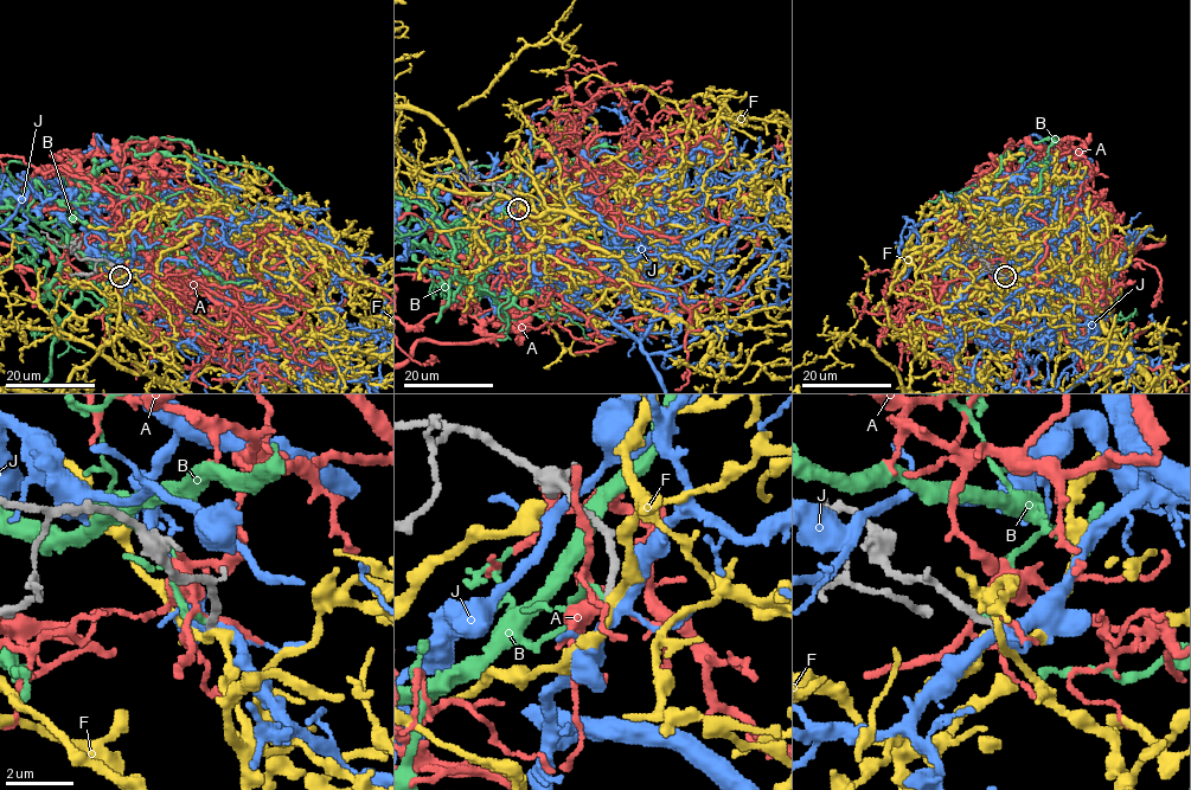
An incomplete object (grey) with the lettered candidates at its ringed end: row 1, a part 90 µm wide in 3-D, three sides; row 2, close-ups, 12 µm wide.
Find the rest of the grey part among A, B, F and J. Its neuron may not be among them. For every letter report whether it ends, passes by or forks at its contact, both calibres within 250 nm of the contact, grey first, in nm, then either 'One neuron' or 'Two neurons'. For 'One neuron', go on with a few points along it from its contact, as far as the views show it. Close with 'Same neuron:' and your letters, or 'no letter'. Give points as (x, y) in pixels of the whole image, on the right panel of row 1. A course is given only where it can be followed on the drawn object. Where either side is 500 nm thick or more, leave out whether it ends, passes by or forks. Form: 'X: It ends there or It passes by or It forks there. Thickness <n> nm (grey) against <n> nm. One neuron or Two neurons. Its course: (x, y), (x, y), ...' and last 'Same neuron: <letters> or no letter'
A: It forks there. Thickness 240 nm (grey) against 150 nm. Two neurons
B: It ends there. Thickness 240 nm (grey) against 170 nm. Two neurons
F: It passes by. Thickness 240 nm (grey) against 280 nm. Two neurons
J: It forks there. Thickness 240 nm (grey) against 320 nm. Two neurons
Same neuron: no letter

